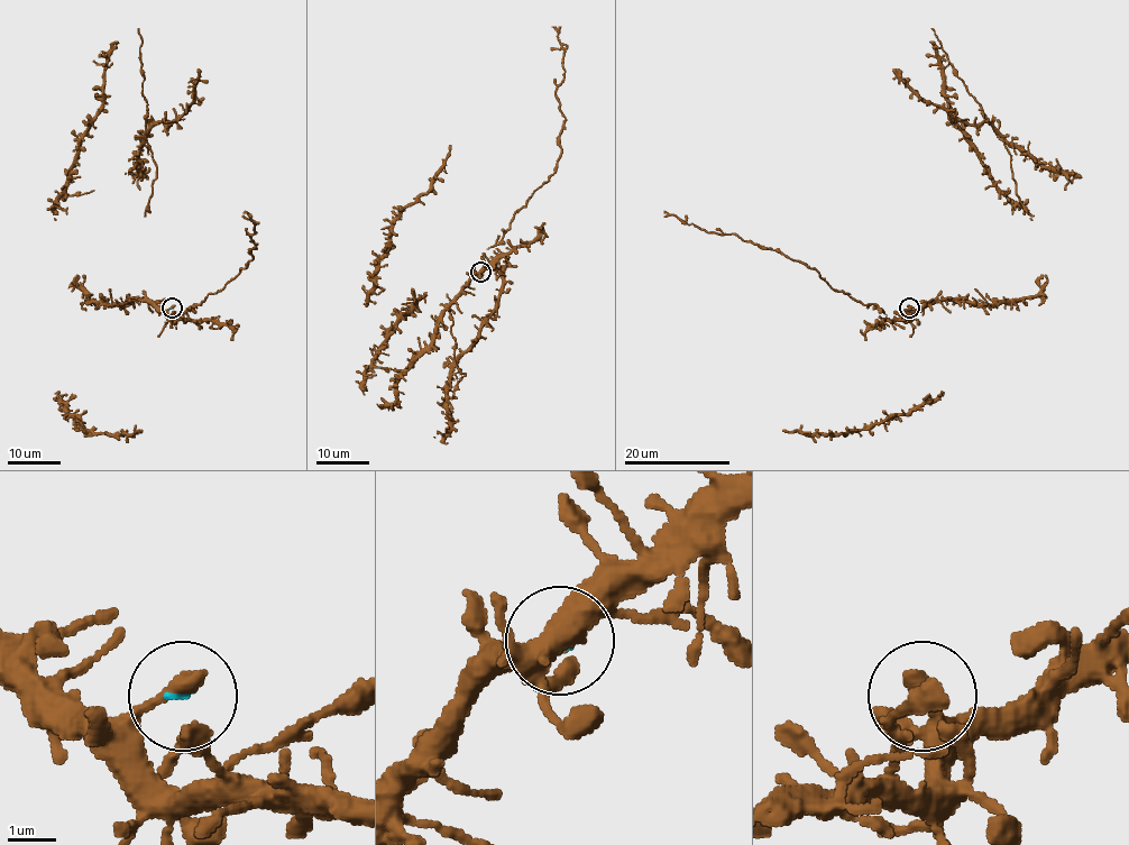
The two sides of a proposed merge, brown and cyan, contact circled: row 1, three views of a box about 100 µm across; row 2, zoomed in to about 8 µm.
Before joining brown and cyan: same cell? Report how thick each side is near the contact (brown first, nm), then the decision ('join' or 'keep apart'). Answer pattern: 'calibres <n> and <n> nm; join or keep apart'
calibres 380 and 90 nm; join

